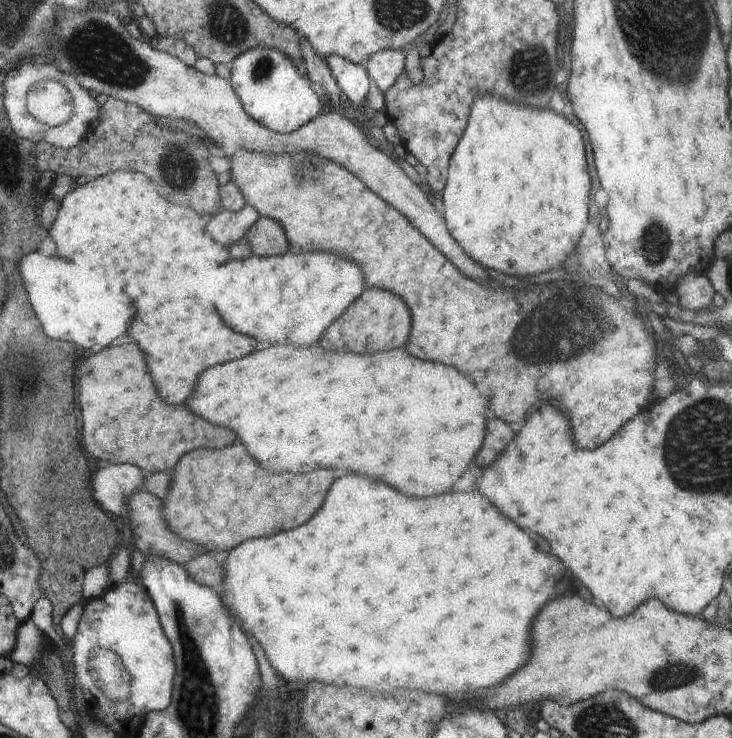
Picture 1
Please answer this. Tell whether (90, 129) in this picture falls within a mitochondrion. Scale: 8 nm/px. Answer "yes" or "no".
no

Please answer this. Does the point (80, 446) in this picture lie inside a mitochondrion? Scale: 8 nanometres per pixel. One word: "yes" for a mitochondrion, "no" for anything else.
no

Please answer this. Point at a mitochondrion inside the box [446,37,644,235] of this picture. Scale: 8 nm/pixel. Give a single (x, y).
(530, 72)

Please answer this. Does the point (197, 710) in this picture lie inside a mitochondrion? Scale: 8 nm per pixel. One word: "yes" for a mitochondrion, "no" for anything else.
yes

